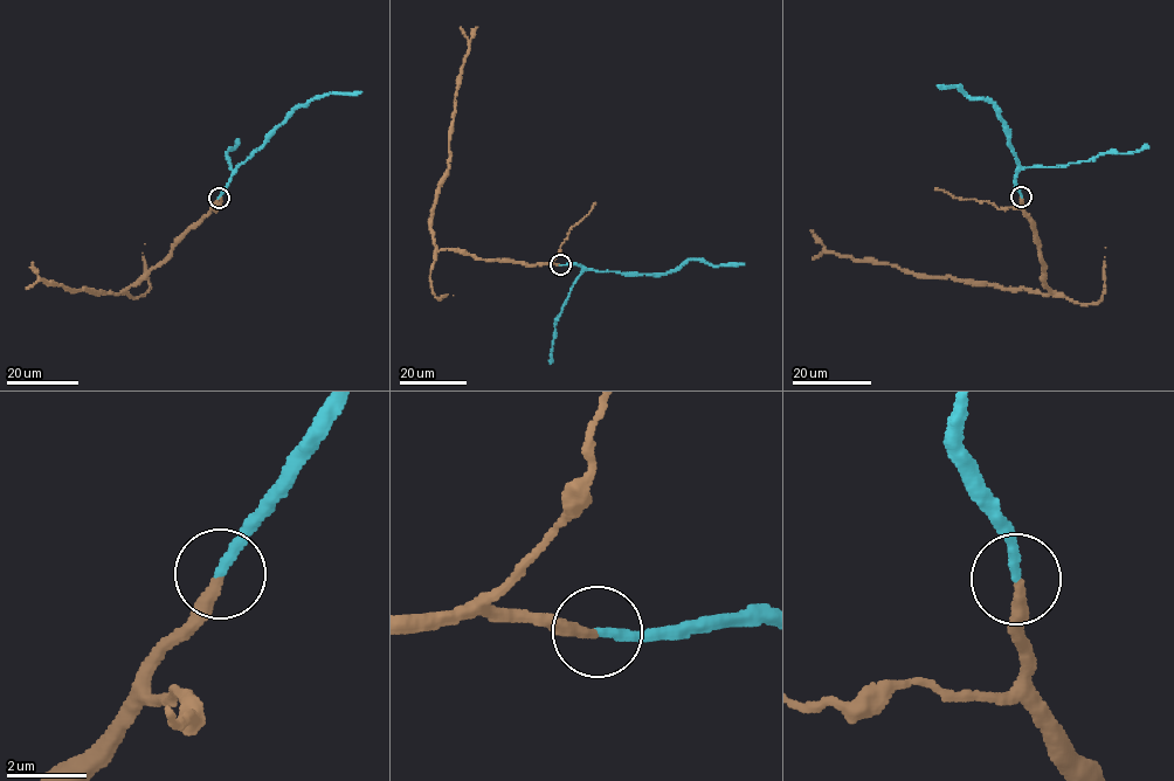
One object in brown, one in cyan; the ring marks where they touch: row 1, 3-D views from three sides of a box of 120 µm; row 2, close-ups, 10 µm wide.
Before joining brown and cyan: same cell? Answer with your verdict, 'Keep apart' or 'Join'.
Join

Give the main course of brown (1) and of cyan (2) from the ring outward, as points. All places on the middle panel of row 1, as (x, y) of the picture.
1: (560, 264), (483, 260), (456, 250), (439, 250), (435, 244), (430, 219), (448, 168), (457, 76), (477, 27)
2: (560, 264), (575, 263), (598, 271), (665, 274), (693, 260), (716, 265), (744, 263)

